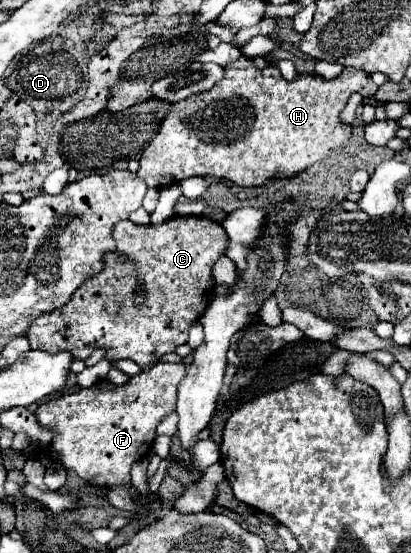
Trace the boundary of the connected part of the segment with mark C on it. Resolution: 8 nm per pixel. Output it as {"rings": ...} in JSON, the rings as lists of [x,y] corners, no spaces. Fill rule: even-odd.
{"rings":[[[174,217],[160,225],[122,221],[114,227],[114,241],[116,251],[106,255],[106,267],[84,281],[64,307],[40,315],[30,325],[26,337],[32,349],[70,351],[80,361],[96,349],[106,349],[106,359],[132,359],[144,369],[188,341],[188,329],[212,299],[212,267],[226,253],[222,225],[208,217]],[[138,289],[144,295],[142,305],[136,305]]]}

